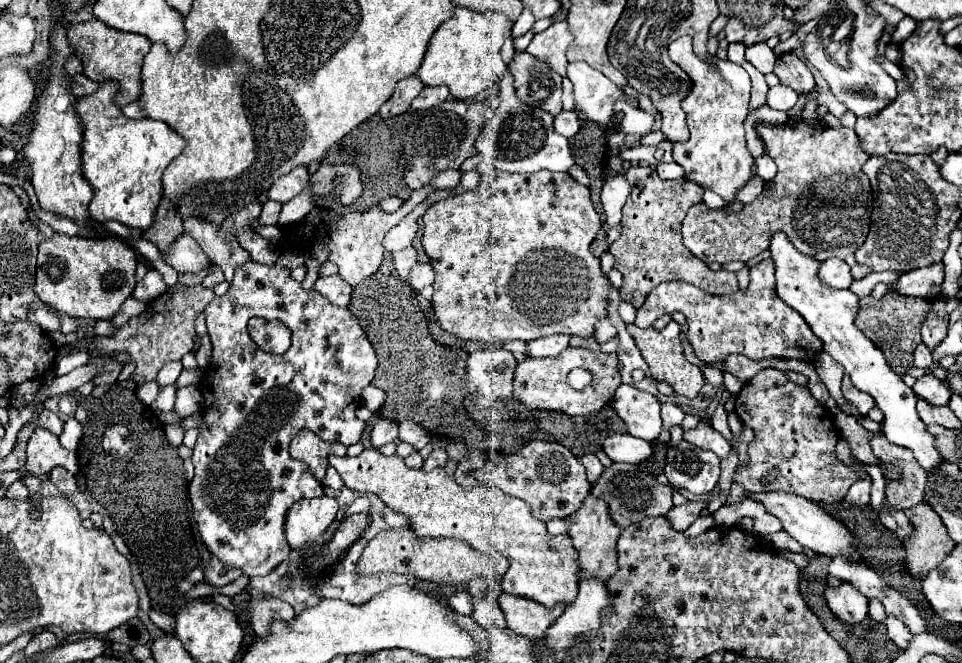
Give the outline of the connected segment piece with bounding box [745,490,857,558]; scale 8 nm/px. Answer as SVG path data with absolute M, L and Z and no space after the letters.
M771 490L771 492L747 492L747 498L759 502L765 506L765 510L773 516L777 516L783 524L783 530L797 540L799 544L803 544L805 548L811 548L817 554L823 556L837 556L837 552L845 552L845 548L853 548L857 550L855 544L855 536L841 524L837 522L833 516L829 516L827 512L823 512L819 506L815 506L811 500L797 496L793 492L783 492L783 490Z

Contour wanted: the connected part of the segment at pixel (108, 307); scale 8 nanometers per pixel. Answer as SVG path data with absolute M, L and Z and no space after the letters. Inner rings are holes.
M53 234L39 244L35 294L71 318L111 320L135 290L135 250L117 236L81 238Z

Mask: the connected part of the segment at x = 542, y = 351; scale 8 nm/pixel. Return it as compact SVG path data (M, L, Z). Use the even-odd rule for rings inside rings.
M557 334L547 338L537 338L527 342L529 356L559 356L569 346L569 336Z

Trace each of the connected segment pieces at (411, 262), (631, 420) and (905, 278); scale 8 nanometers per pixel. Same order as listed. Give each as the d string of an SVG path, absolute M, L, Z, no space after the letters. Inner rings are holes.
M409 246L409 248L401 250L401 252L395 252L395 254L393 254L393 262L395 262L395 268L397 268L399 276L401 276L403 280L407 280L411 268L417 264L417 252L415 252L415 248Z
M621 384L615 392L613 408L617 416L627 424L631 436L653 442L661 434L661 404L655 396Z
M943 262L917 268L911 272L905 272L895 282L895 292L901 296L917 296L917 298L935 298L941 292L943 282Z

